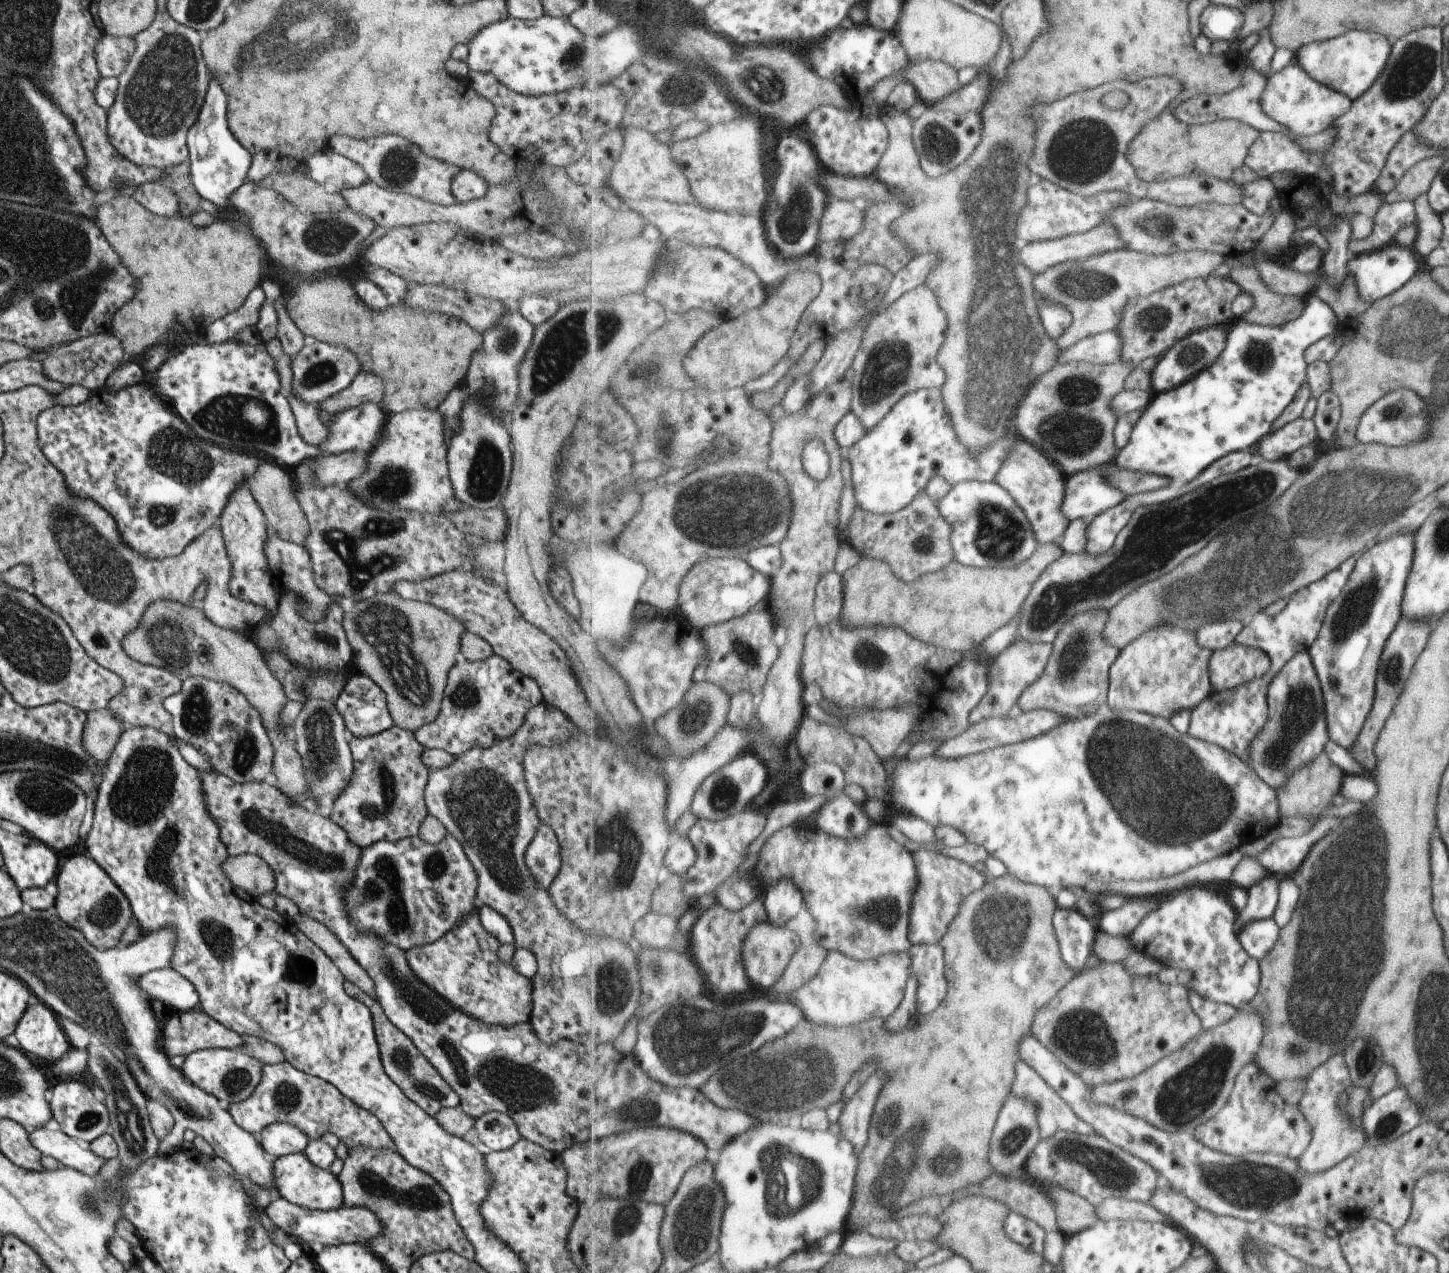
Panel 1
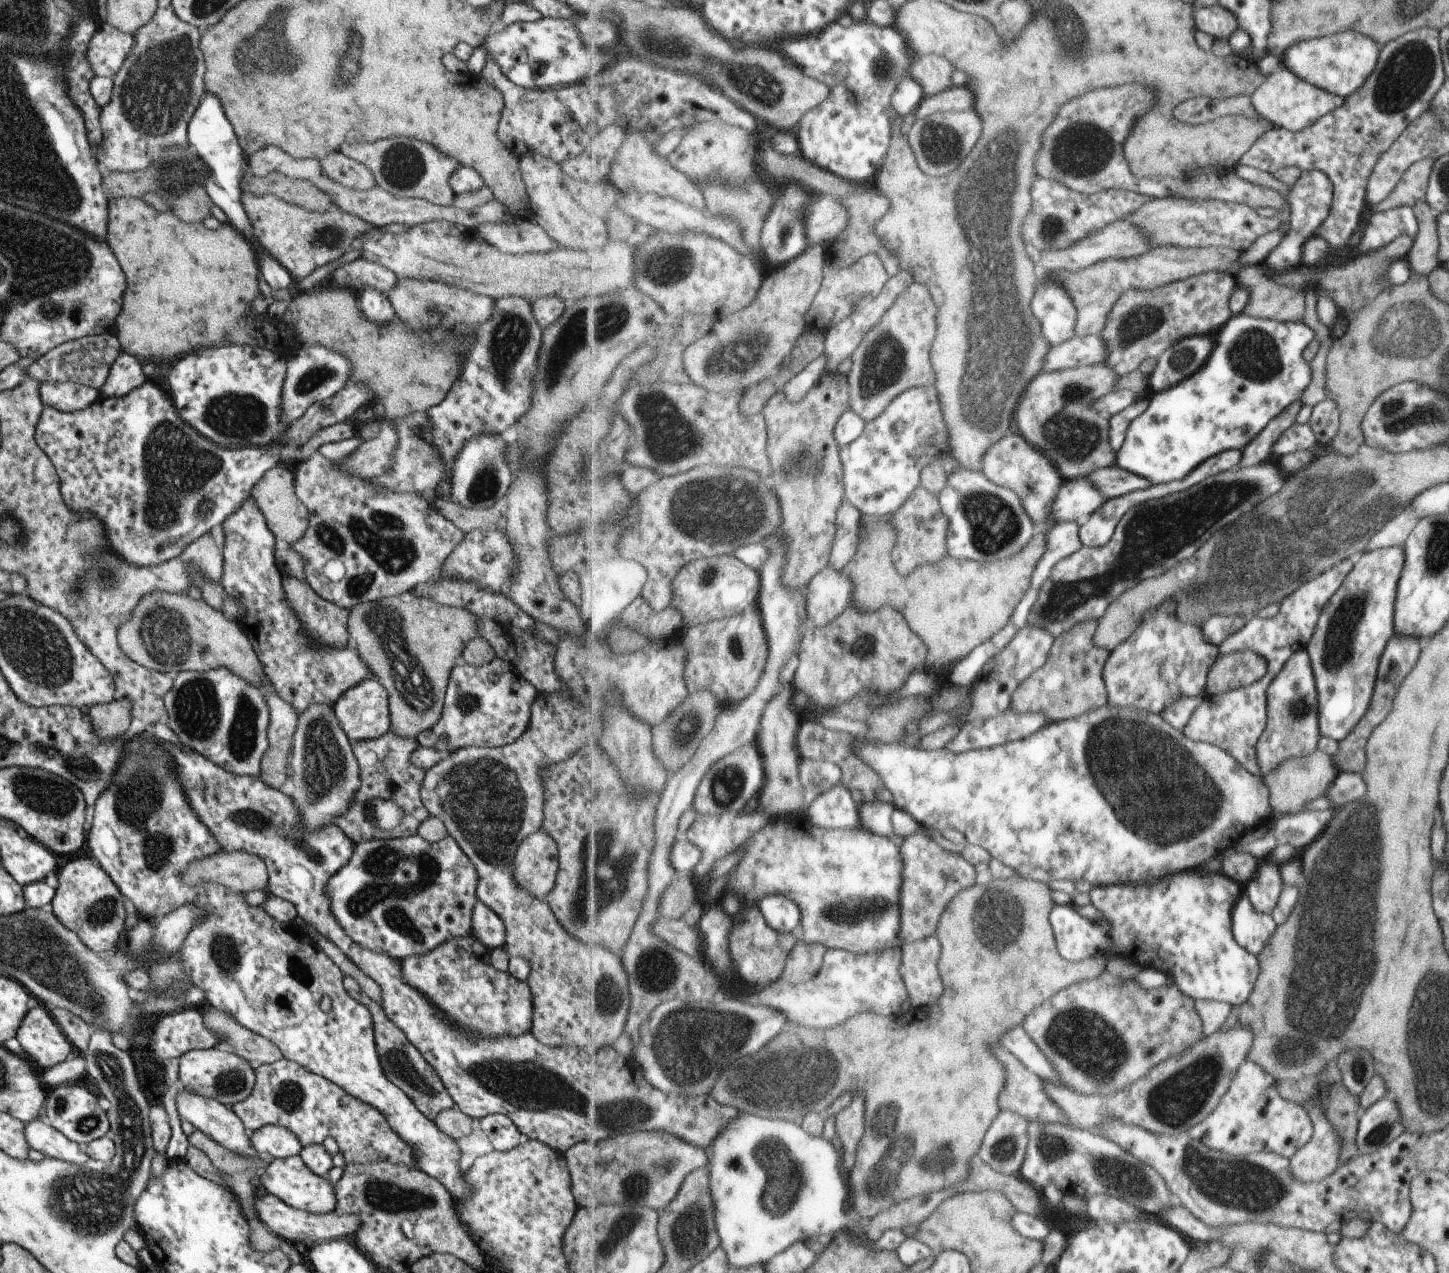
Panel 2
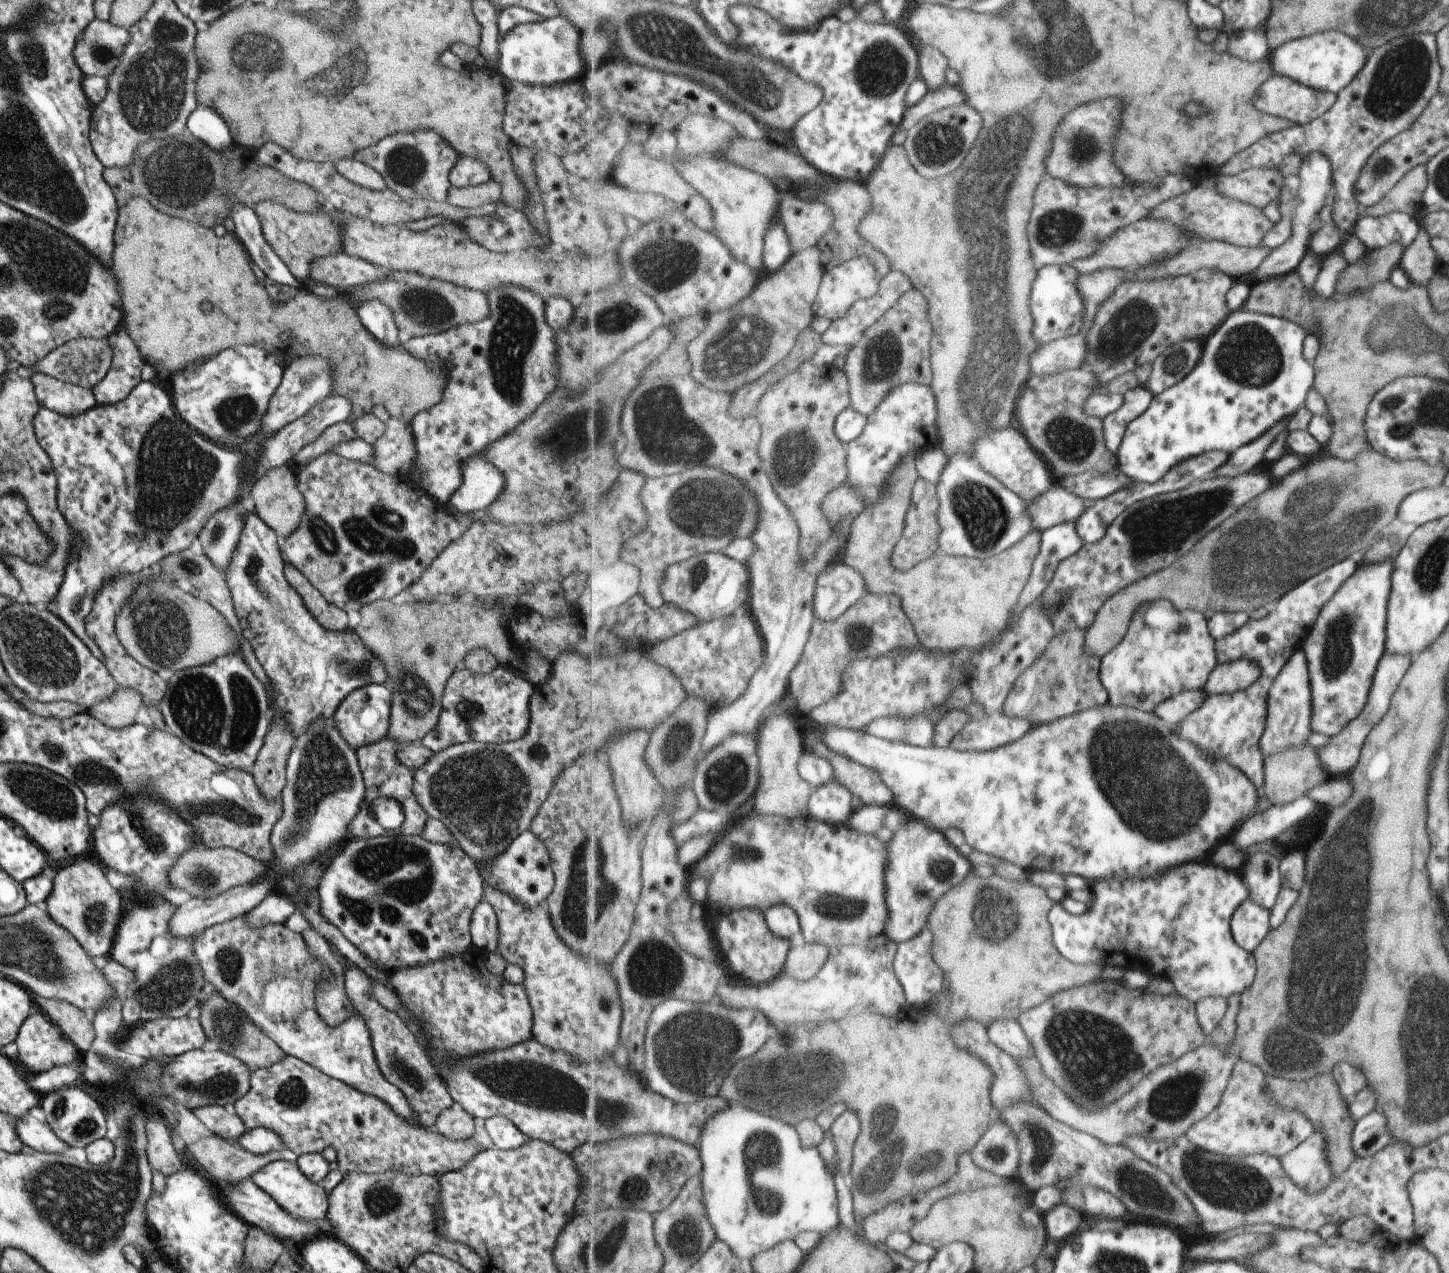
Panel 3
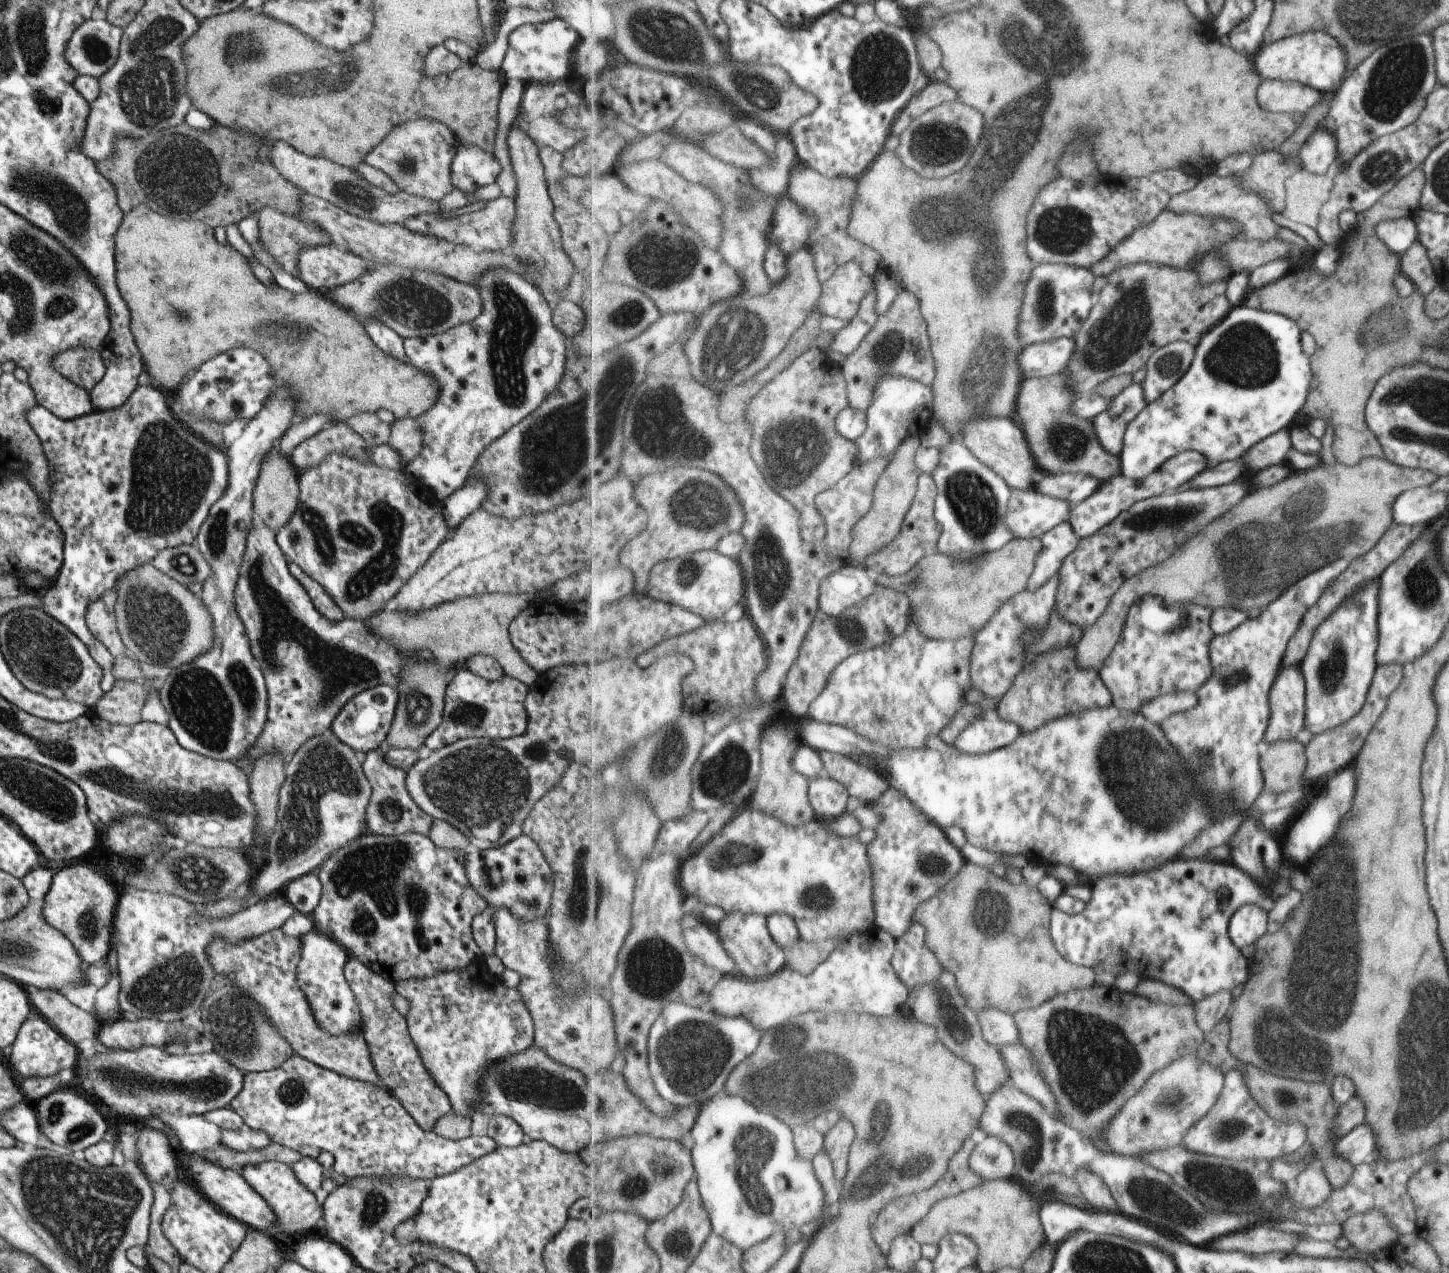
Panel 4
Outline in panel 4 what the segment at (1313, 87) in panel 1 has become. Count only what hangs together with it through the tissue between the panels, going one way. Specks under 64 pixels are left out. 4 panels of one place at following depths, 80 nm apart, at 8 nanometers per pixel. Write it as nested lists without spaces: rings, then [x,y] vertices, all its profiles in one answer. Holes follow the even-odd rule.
[[[1263,79],[1257,88],[1258,106],[1274,113],[1304,114],[1322,99],[1323,92],[1295,81]]]

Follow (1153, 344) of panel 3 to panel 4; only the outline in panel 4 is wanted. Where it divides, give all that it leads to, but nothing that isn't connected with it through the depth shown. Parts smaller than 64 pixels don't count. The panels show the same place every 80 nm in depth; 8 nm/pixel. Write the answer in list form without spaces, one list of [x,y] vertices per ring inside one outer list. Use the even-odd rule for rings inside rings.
[[[1131,263],[1107,275],[1097,288],[1097,303],[1094,310],[1073,338],[1076,342],[1074,355],[1062,373],[1068,379],[1070,390],[1080,397],[1113,376],[1135,374],[1137,370],[1146,368],[1151,355],[1169,343],[1187,341],[1196,345],[1204,332],[1219,324],[1230,314],[1232,305],[1225,292],[1227,292],[1227,281],[1203,285],[1198,273],[1193,270],[1184,271],[1158,263]]]

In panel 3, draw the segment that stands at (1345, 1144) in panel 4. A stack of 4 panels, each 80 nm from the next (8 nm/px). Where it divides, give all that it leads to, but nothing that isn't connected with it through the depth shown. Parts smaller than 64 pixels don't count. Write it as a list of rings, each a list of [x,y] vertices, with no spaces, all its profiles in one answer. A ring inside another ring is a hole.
[[[1373,1110],[1355,1121],[1351,1132],[1351,1148],[1355,1157],[1373,1156],[1391,1142],[1387,1118],[1381,1110]]]

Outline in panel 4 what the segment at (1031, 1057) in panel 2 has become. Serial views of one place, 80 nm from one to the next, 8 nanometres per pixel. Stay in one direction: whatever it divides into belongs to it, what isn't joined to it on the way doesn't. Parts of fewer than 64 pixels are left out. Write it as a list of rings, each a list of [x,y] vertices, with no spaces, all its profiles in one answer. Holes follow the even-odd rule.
[[[985,1007],[975,1014],[977,1014],[983,1029],[984,1038],[993,1046],[1002,1047],[1003,1045],[1021,1043],[1014,1014],[995,1010],[995,1007]]]

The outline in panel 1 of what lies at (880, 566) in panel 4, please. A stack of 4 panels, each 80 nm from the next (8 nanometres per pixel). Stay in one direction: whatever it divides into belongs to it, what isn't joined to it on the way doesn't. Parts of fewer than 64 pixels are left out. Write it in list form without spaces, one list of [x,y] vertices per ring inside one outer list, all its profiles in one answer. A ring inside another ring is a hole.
[[[925,490],[921,491],[909,506],[895,514],[878,515],[858,506],[850,526],[849,540],[862,556],[869,555],[887,561],[899,578],[913,582],[921,579],[923,575],[953,564],[955,558],[950,541],[951,532],[951,525]]]

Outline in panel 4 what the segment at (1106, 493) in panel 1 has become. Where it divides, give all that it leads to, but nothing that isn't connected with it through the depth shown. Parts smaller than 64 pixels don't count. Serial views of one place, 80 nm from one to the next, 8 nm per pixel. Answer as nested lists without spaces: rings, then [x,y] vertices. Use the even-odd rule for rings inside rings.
[[[1012,489],[1005,524],[1015,539],[1041,539],[1058,524],[1070,520],[1072,504],[1033,489]]]

